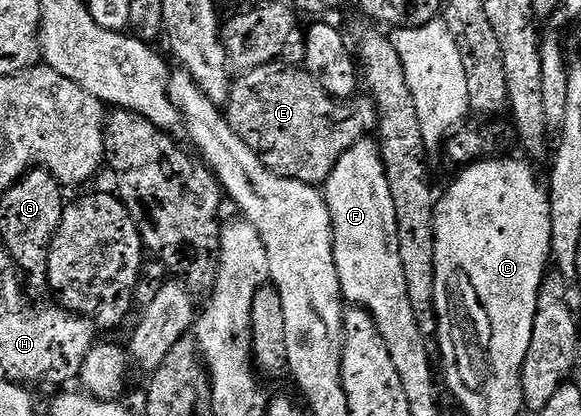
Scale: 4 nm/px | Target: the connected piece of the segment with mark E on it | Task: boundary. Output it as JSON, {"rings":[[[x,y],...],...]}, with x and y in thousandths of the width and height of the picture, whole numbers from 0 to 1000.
{"rings":[[[468,151],[465,156],[453,156],[448,166],[427,166],[417,180],[418,188],[406,192],[398,209],[398,233],[391,240],[387,255],[387,279],[398,310],[415,334],[422,334],[422,344],[429,353],[435,353],[435,363],[444,368],[449,385],[477,421],[496,425],[497,430],[511,430],[522,445],[539,445],[544,450],[554,447],[566,430],[566,421],[573,411],[573,401],[580,392],[580,382],[587,382],[587,373],[594,373],[594,363],[601,363],[601,353],[608,353],[608,344],[627,337],[644,313],[639,298],[639,262],[632,262],[632,252],[608,252],[616,291],[611,300],[604,300],[604,310],[597,310],[597,300],[583,300],[583,310],[570,310],[570,272],[577,272],[577,262],[570,262],[570,248],[575,233],[559,221],[552,207],[534,183],[534,178],[522,161],[513,154],[508,156],[480,156],[482,151]]]}

